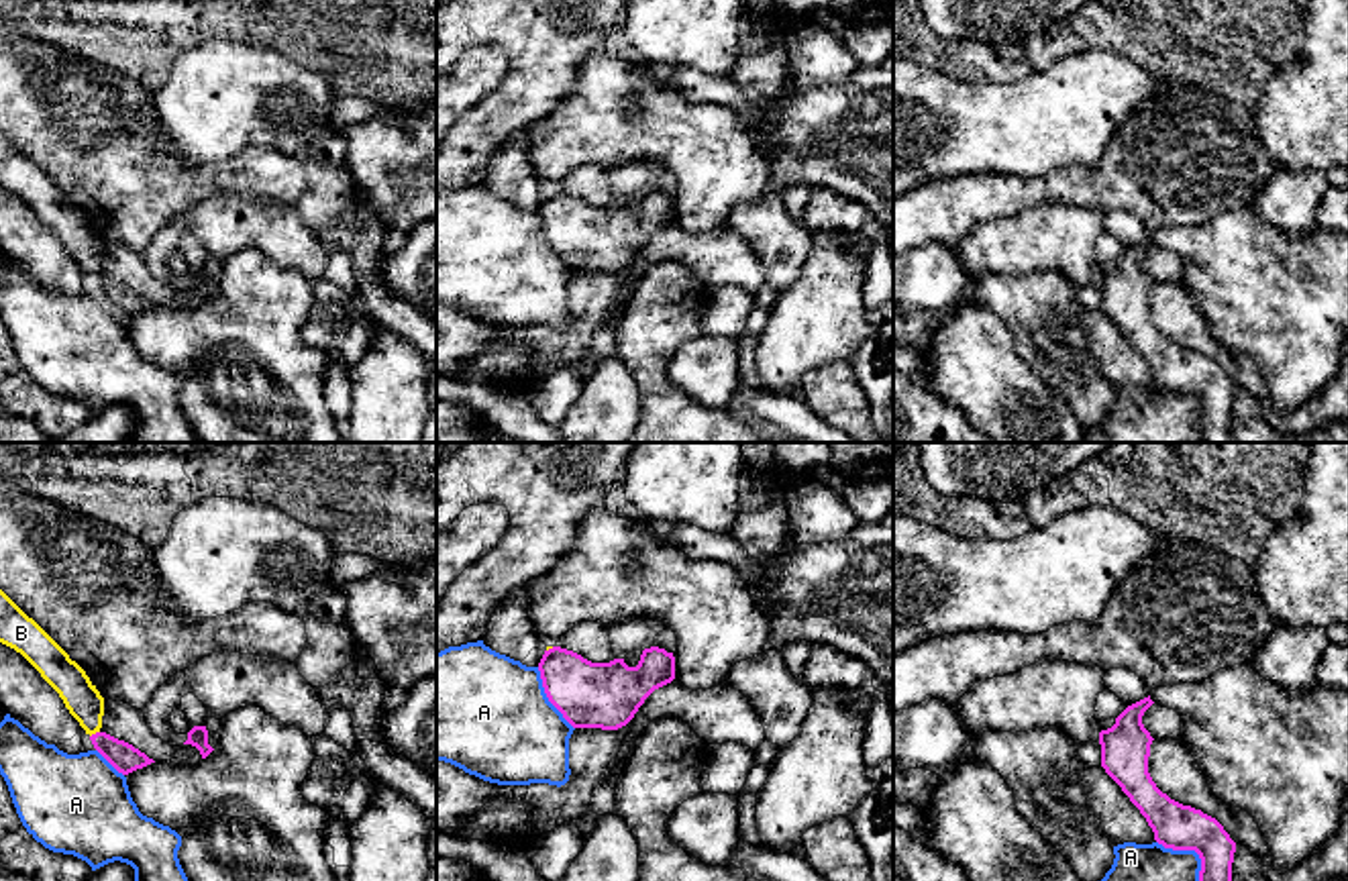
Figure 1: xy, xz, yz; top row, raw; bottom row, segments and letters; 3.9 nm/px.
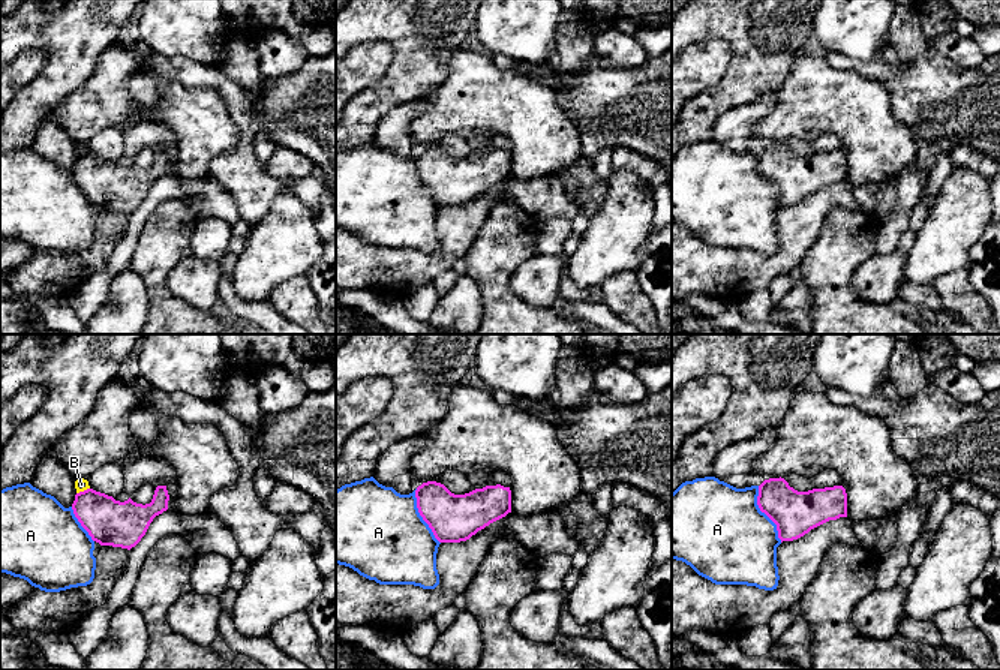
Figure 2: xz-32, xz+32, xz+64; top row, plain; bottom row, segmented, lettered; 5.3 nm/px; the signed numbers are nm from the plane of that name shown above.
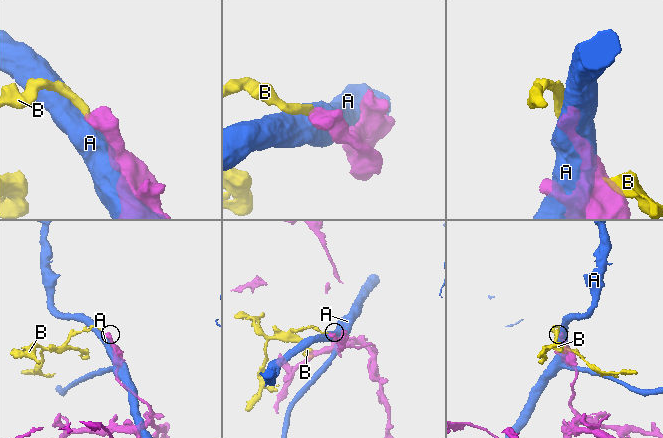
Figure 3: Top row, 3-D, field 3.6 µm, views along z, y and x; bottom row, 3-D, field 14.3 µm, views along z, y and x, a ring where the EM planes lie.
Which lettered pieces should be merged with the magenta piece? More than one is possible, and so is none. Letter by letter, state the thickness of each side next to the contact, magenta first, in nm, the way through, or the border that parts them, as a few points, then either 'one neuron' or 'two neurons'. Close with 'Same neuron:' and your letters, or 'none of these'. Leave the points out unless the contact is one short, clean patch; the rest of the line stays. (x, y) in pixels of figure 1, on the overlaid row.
A: calibres 180 and 150 nm; two neurons
B: calibres 110 and 140 nm; border xy (98, 731), (90, 737); two neurons
Same neuron: none of these

